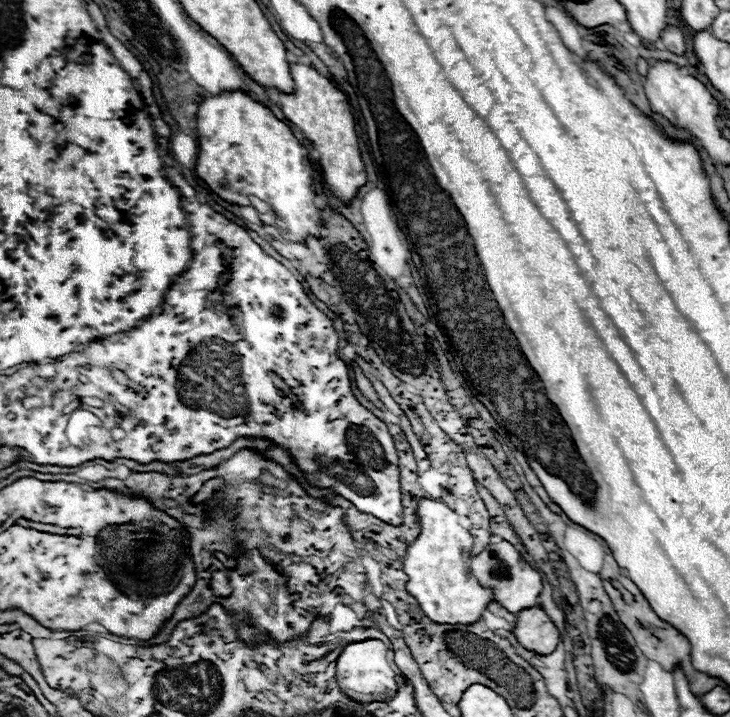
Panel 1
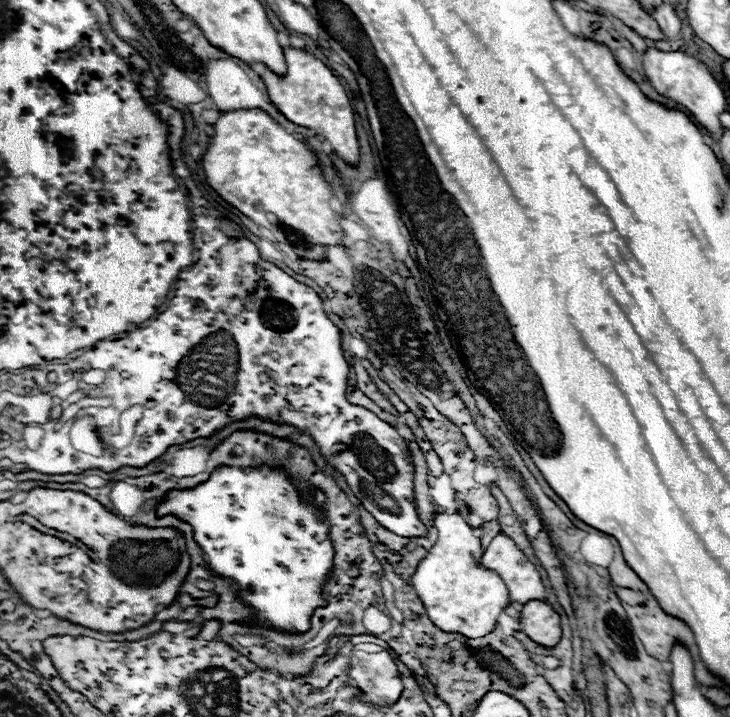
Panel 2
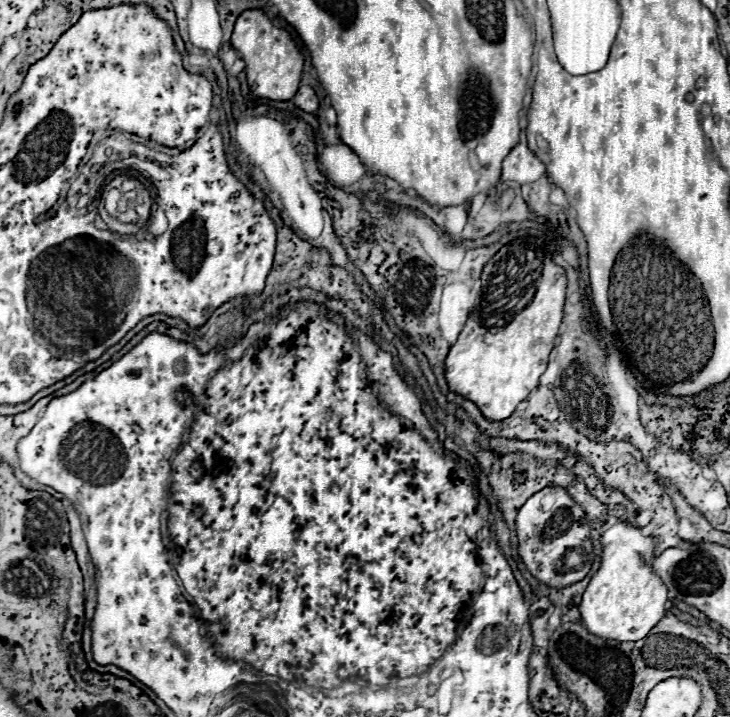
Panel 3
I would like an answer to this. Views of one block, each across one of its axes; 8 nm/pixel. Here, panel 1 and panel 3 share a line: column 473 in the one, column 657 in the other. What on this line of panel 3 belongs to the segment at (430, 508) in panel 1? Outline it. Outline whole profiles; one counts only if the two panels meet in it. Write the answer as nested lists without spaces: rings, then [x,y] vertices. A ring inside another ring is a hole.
[[[618,522],[602,534],[602,560],[598,572],[592,576],[580,602],[580,618],[584,626],[600,636],[618,642],[644,638],[658,620],[666,616],[668,588],[654,578],[652,564],[644,556],[656,556],[658,538],[644,536],[640,528]]]

